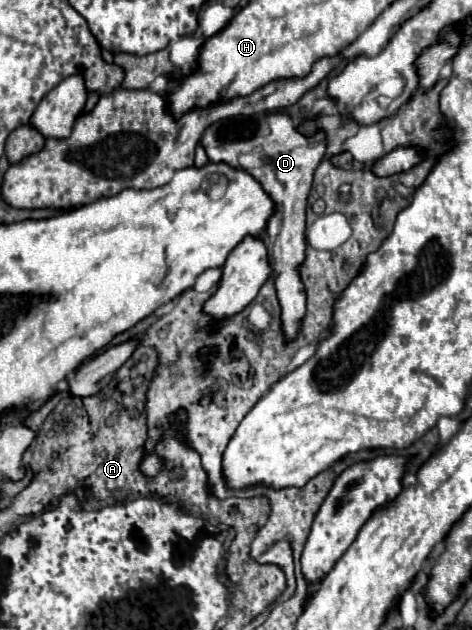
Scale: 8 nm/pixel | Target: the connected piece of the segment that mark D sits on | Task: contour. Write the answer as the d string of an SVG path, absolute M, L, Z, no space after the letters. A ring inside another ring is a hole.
M266 114L266 118L236 116L234 120L218 120L204 130L200 144L212 162L226 162L234 168L240 168L240 154L248 154L254 148L262 148L264 152L262 166L252 170L252 174L264 184L264 190L276 202L276 212L268 222L268 236L264 238L264 244L268 248L268 260L274 272L274 286L282 308L282 332L286 342L290 342L298 336L302 318L306 314L306 292L300 278L300 266L306 254L306 198L312 188L312 174L324 156L326 138L322 132L312 138L304 138L296 132L296 124L288 114Z

